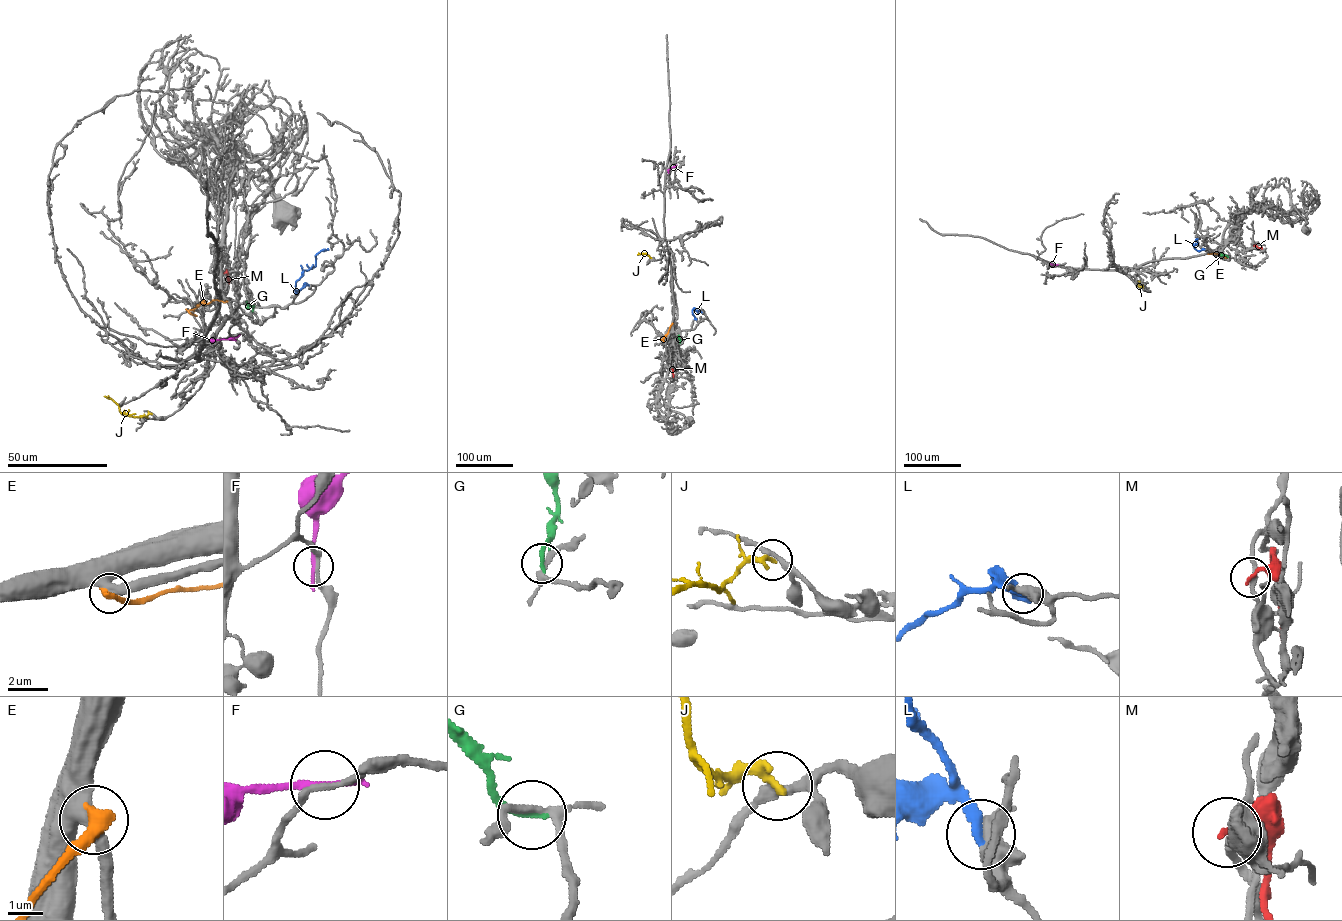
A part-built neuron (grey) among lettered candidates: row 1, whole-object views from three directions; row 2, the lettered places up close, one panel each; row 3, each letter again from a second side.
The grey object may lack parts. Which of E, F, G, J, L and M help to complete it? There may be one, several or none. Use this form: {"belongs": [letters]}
{"belongs": ["L"]}

